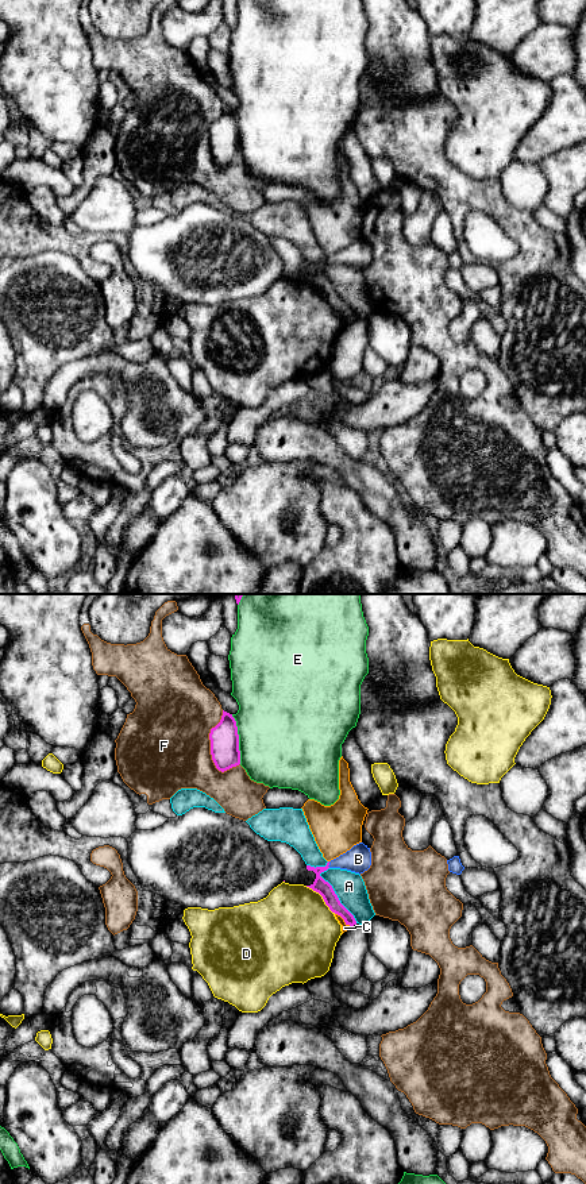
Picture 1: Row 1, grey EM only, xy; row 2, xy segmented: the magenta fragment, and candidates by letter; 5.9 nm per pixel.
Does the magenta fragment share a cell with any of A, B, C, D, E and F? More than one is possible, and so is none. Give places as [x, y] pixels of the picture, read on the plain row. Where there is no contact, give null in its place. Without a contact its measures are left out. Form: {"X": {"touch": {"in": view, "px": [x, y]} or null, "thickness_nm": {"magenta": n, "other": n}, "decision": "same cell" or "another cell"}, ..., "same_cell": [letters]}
{"A": {"touch": {"in": "xy", "px": [335, 289]}, "thickness_nm": {"magenta": 90, "other": 180}, "decision": "another cell"}, "B": {"touch": {"in": "xy", "px": [328, 259]}, "thickness_nm": {"magenta": 90, "other": 160}, "decision": "same cell"}, "C": {"touch": {"in": "xy", "px": [343, 313]}, "thickness_nm": {"magenta": 90, "other": 50}, "decision": "another cell"}, "D": {"touch": {"in": "xy", "px": [323, 293]}, "thickness_nm": {"magenta": 90, "other": 480}, "decision": "another cell"}, "E": {"touch": {"in": "xy", "px": [238, 134]}, "thickness_nm": {"magenta": 180, "other": 500}, "decision": "another cell"}, "F": {"touch": {"in": "xy", "px": [211, 137]}, "thickness_nm": {"magenta": 180, "other": 480}, "decision": "another cell"}, "same_cell": ["B"]}

